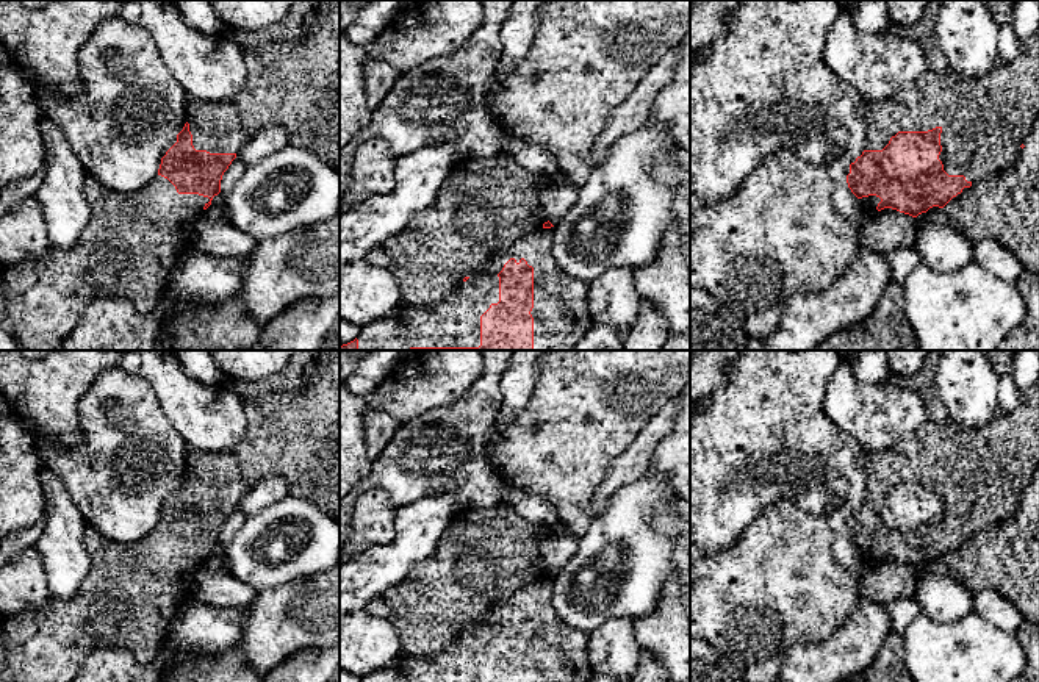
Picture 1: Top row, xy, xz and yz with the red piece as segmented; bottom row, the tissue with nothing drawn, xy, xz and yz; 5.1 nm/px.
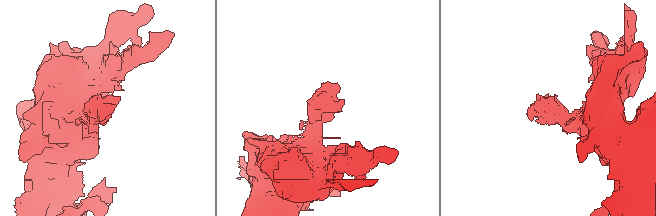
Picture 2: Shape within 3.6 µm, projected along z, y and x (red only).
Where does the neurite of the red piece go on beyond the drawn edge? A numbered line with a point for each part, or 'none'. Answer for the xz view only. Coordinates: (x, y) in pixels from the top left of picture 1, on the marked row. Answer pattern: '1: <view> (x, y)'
1: xz (560, 315)

